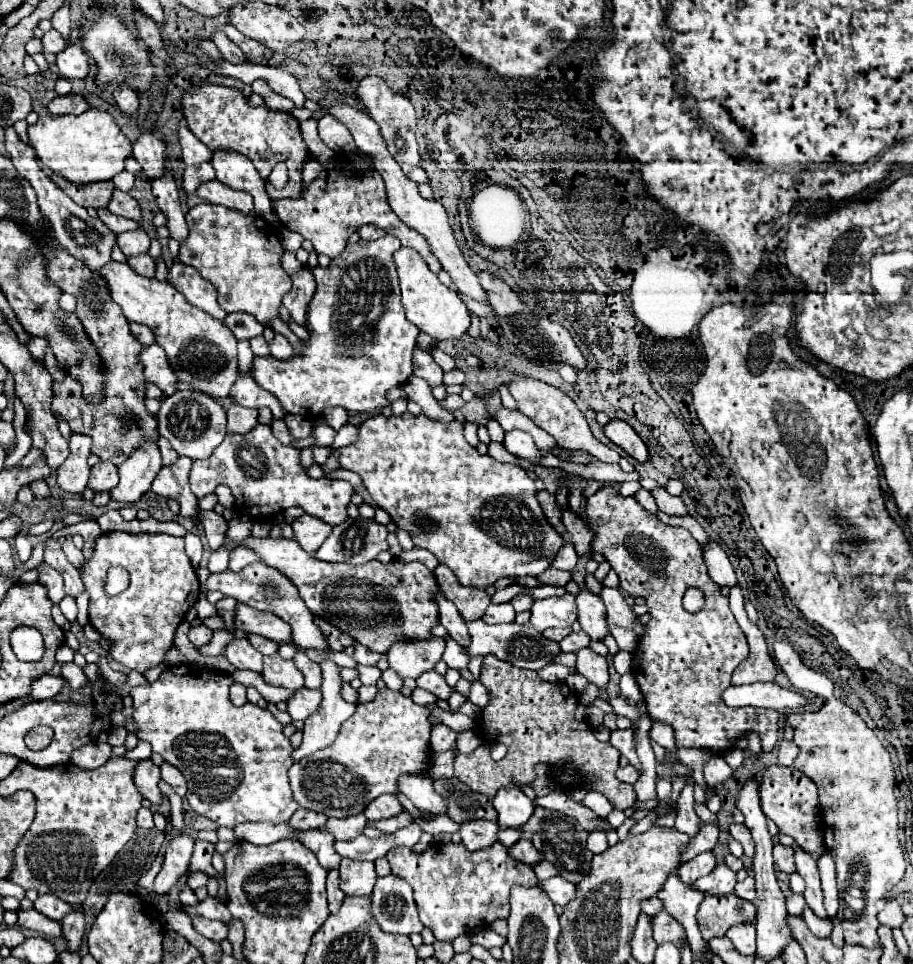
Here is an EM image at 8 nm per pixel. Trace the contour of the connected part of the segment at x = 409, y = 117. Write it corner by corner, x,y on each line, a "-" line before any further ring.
366,76
364,80
360,80
360,84
356,88
356,98
362,102
364,110
370,114
370,118
374,122
378,122
382,134
386,136
386,144
388,144
390,154
394,156
394,160
400,162
400,164
418,166
420,164
420,154
418,154
418,144
416,144
416,138
414,138
416,114
414,114
414,106
410,104
410,100
402,94
392,92
386,86
386,82
378,76

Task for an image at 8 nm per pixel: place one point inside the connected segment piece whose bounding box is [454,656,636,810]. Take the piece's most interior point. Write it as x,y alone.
535,719

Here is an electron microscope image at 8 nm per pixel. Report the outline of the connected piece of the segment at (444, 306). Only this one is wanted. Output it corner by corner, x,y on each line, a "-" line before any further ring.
400,248
394,252
394,264
400,278
400,290
402,290
402,306
406,312
406,318
420,328
420,332
432,336
434,340
446,340
446,338
458,338
462,336
470,326
470,314
466,304
460,300
460,296
444,286
436,274
430,272
428,264
424,262
414,248

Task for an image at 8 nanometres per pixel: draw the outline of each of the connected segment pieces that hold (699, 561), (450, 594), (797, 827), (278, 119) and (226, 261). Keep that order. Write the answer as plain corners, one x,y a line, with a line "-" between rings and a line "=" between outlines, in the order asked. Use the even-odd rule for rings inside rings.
610,482
608,488
600,488
586,504
584,514
588,528
594,532
592,550
600,552
606,562
616,570
620,578
620,588
630,596
644,596
652,620
646,624
646,636
640,640
640,646
634,652
632,674
644,694
648,714
654,720
668,722
676,734
676,746
688,748
706,748
710,752
724,752
734,748
734,738
744,736
748,730
756,730
762,740
762,750
770,752
778,742
778,712
760,712
760,708
742,706
728,708
722,700
722,692
730,686
730,676
734,668
746,660
748,644
746,636
734,620
734,614
728,608
728,598
720,594
720,586
708,576
708,568
702,556
702,546
692,538
686,528
674,528
660,522
654,514
644,510
634,496
622,496
618,492
620,484
-
646,552
658,552
654,558
660,558
660,564
646,566
-
686,588
700,588
706,596
706,604
698,614
690,614
682,608
682,596
=
438,566
434,570
434,576
438,580
438,586
440,586
440,592
456,604
458,612
462,614
462,618
466,622
472,622
472,620
478,620
484,616
486,608
490,606
490,596
484,592
484,590
478,590
478,588
464,588
462,584
458,584
456,576
450,572
450,568
446,566
=
770,766
764,772
764,780
760,784
760,800
762,812
770,818
778,828
780,834
788,834
796,840
796,844
812,854
822,854
824,840
822,840
822,824
820,824
820,808
818,808
818,788
816,784
796,768
784,766
=
192,84
182,96
182,106
190,130
208,148
236,150
254,162
258,174
266,182
266,192
272,200
300,196
300,172
302,166
310,160
310,150
306,148
300,134
300,124
292,114
272,112
266,106
252,108
248,106
248,100
240,90
228,86
214,86
214,84
-
280,160
286,162
290,172
290,180
282,190
274,188
268,182
274,164
=
196,204
186,214
186,222
188,222
190,234
180,248
180,262
196,268
206,280
210,280
216,286
218,304
226,312
236,312
236,310
248,312
248,314
256,316
256,320
262,326
270,326
270,320
280,318
282,298
290,292
292,280
280,266
280,258
282,258
284,250
278,240
278,230
260,216
242,216
240,212
234,212
234,210
222,208
222,206
214,206
214,204

